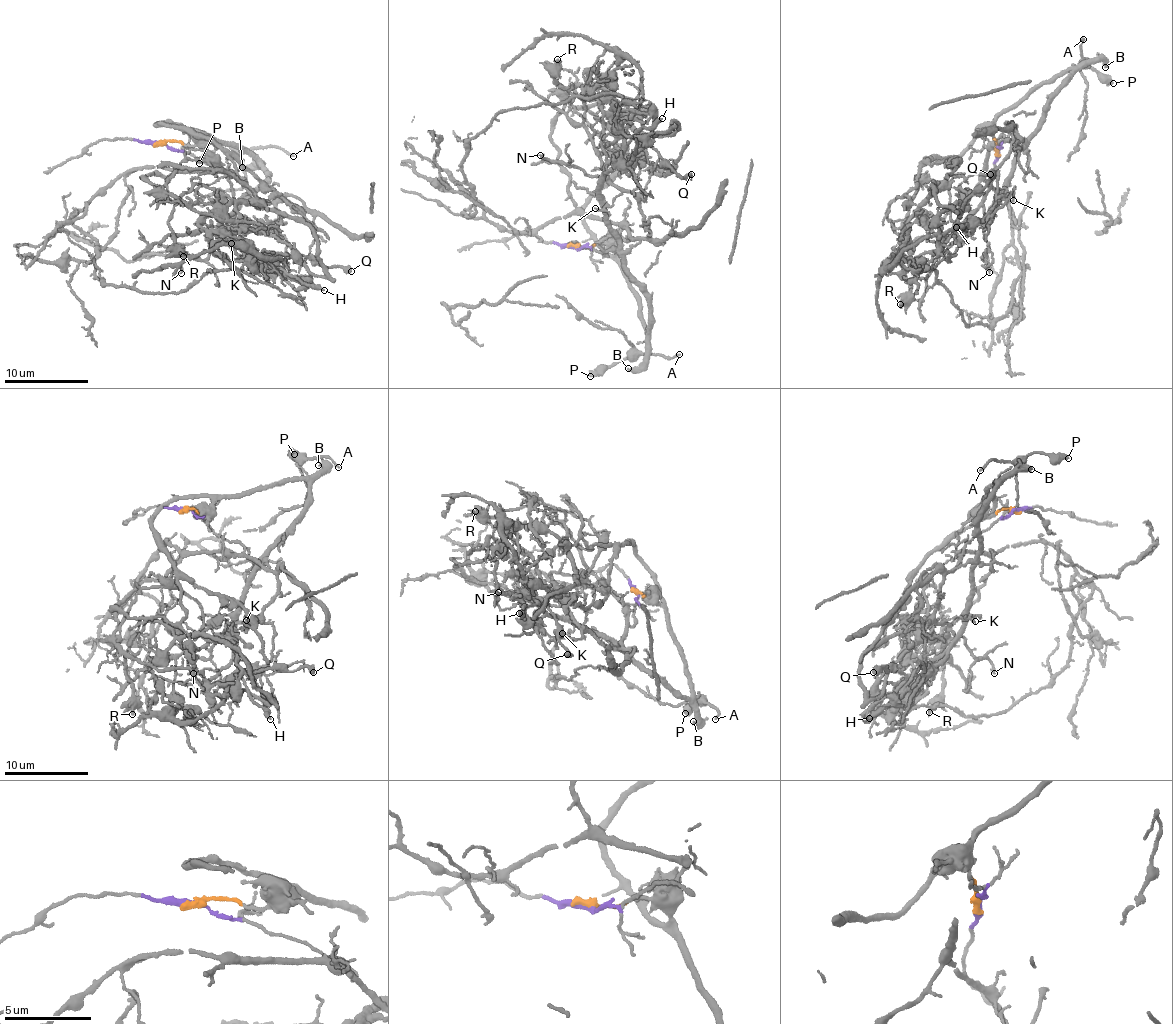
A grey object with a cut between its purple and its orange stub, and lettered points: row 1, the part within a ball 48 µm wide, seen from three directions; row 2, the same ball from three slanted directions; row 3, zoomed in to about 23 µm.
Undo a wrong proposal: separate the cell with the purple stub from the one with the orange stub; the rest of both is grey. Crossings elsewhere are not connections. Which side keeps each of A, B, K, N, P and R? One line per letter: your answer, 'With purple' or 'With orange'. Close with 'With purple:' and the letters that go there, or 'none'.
A: With orange
B: With orange
K: With purple
N: With purple
P: With orange
R: With purple
With purple: K, N, R

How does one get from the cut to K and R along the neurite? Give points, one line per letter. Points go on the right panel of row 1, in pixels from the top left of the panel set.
K: (997, 151), (1002, 145), (993, 139), (1014, 138), (1010, 153), (992, 182), (994, 189), (1004, 188), (1013, 200)
R: (997, 151), (993, 139), (1005, 138), (972, 192), (900, 246), (909, 284), (901, 304)

